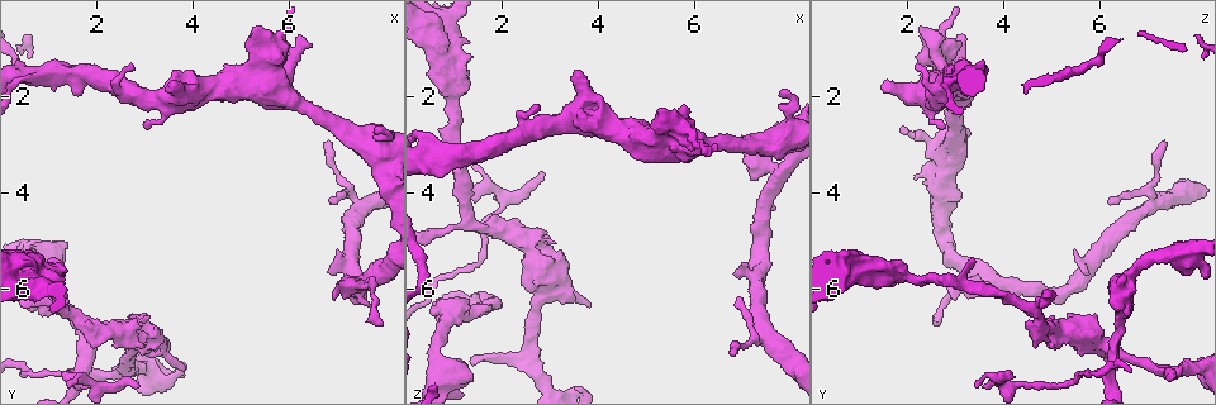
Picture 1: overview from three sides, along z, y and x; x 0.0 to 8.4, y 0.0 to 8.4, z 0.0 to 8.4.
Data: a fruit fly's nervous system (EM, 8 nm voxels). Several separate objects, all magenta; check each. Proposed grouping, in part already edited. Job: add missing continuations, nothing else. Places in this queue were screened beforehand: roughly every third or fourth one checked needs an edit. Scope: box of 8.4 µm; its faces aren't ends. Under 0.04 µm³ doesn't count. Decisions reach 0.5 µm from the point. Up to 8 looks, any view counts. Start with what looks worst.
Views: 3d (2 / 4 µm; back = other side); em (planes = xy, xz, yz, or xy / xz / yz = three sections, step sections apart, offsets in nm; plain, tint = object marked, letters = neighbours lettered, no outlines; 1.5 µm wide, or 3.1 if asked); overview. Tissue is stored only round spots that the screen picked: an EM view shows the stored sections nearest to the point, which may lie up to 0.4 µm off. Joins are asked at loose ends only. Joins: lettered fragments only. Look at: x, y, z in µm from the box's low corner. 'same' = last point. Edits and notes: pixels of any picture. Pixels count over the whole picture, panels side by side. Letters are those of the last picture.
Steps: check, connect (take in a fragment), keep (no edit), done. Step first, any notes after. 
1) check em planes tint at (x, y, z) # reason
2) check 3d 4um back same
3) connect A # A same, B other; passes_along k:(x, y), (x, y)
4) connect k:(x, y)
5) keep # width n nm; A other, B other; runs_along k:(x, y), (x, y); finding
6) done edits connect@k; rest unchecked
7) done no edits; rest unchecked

check 3d 4um at (1.35, 7.70, 4.10) # branch stops here

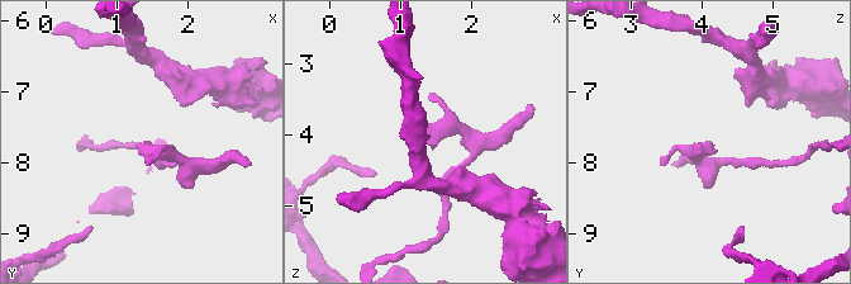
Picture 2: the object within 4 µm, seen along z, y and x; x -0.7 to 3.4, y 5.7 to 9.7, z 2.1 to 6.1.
check em planes letters at (1.35, 7.75, 4.15) # now the EM

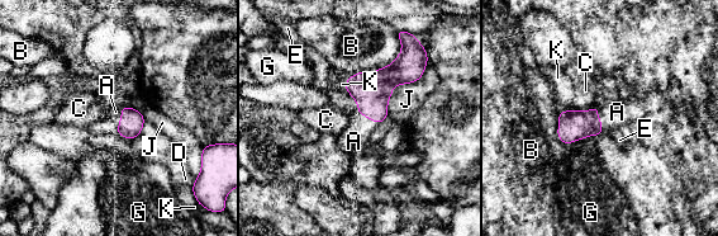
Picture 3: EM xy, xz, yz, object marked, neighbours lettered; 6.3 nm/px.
connect A # A same, B other, C other, D other, E other, G other, J other, K other; it goes on there

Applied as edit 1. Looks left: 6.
check em yz step 4 letters at (3.05, 7.20, 5.00)

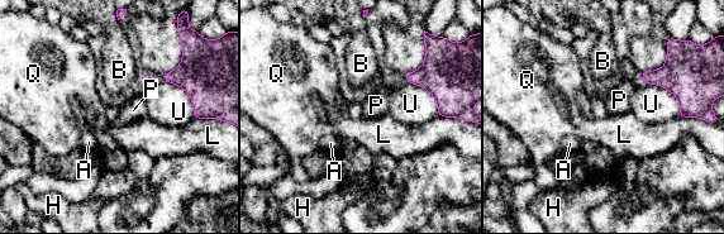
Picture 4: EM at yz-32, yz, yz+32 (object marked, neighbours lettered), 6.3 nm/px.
check em planes letters same

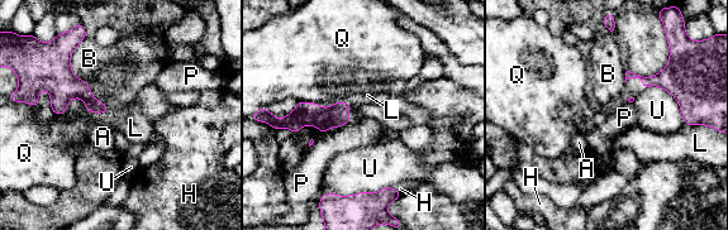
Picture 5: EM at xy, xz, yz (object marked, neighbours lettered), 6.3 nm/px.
keep # A other, B other, H other, L other, P other, Q other, U other; none of them fits

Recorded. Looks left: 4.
check em planes letters at (1.40, 7.80, 7.60) # free end

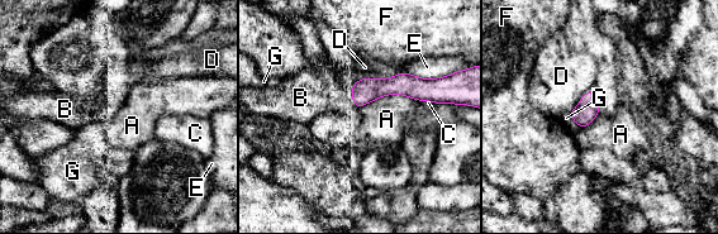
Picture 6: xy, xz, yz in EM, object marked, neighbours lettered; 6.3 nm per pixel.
connect B # width 140 nm; A other, B same, C other, D other, E other, F other, G other; it goes on there

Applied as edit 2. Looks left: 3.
done edits connect@3, connect@6; rest unchecked

